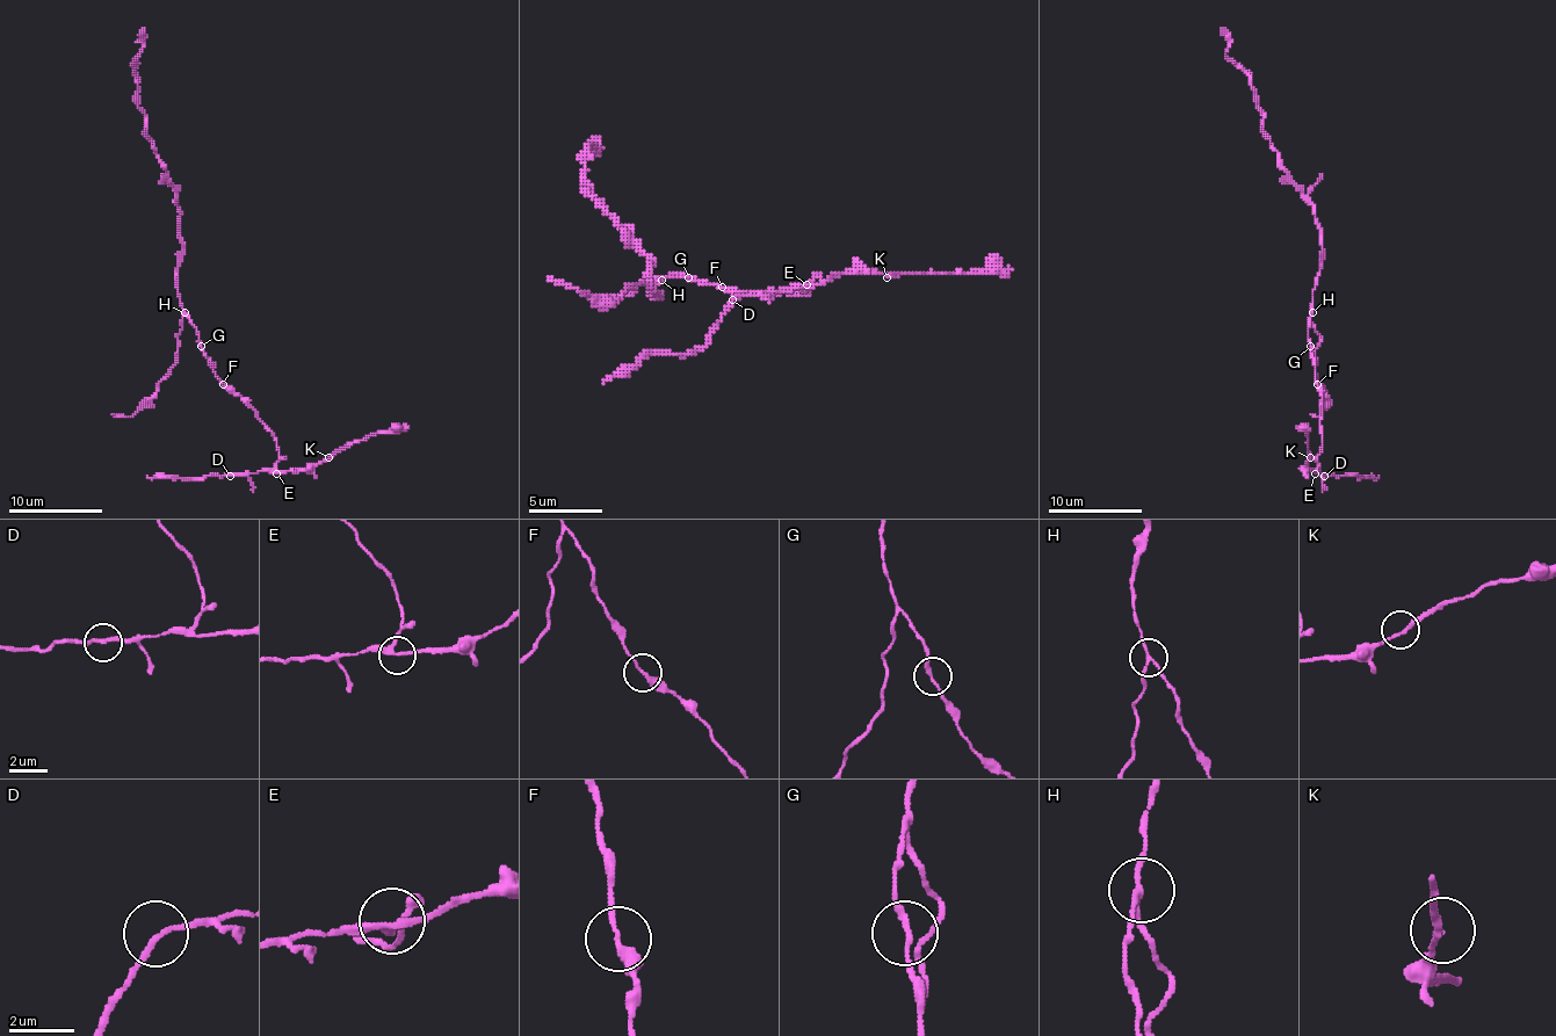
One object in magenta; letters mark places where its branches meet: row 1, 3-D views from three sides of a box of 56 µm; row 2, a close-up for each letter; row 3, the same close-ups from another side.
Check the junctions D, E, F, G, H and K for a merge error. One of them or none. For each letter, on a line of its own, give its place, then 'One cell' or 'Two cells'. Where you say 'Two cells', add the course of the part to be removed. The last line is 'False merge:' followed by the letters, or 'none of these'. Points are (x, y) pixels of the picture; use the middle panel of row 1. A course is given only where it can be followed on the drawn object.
D: Place: (732, 299). One cell
E: Place: (807, 284). One cell
F: Place: (722, 287). One cell
G: Place: (688, 277). One cell
H: Place: (661, 280). Two cells. Course of the part to remove: (663, 281), (659, 277), (651, 291), (651, 284), (632, 284), (619, 299), (592, 299), (578, 288), (548, 277)
K: Place: (887, 277). One cell
False merge: H

